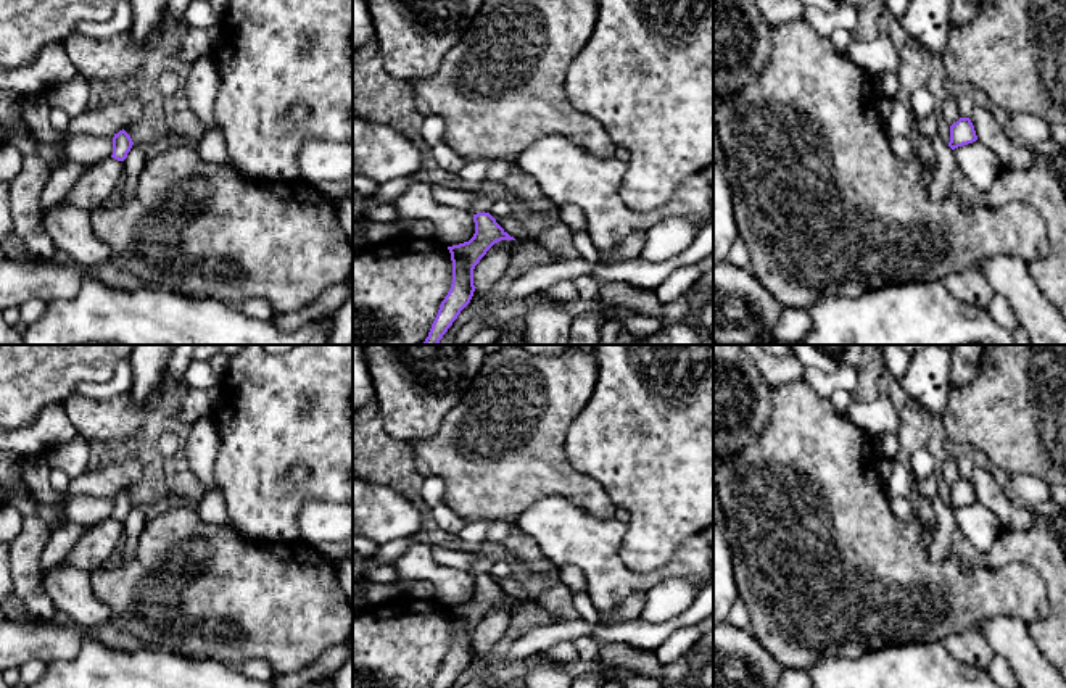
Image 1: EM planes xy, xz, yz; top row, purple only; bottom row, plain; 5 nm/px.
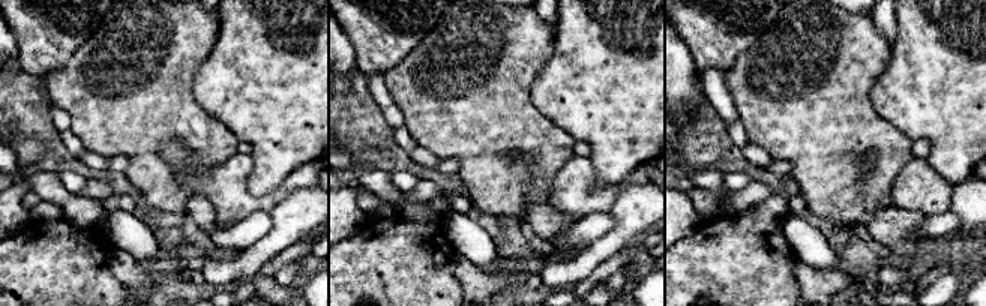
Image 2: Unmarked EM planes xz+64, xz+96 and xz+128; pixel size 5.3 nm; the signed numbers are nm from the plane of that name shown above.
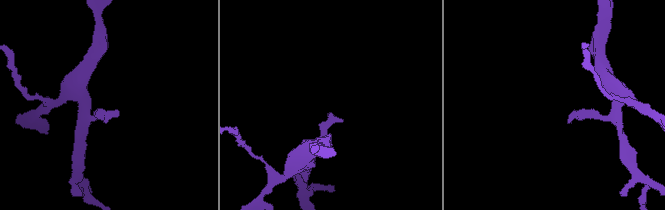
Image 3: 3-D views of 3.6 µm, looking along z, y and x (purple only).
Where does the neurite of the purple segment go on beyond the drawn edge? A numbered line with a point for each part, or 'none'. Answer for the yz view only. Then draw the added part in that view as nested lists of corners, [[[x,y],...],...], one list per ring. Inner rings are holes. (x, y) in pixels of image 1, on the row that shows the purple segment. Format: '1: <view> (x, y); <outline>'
none

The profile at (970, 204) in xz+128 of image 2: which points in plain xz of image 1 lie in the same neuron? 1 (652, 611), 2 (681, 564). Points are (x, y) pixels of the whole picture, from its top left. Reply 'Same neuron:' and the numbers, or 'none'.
Same neuron: 1

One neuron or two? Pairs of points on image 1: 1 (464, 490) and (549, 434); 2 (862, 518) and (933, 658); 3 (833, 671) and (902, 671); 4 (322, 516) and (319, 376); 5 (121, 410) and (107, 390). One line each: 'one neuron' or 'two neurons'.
1: one neuron
2: two neurons
3: one neuron
4: two neurons
5: two neurons

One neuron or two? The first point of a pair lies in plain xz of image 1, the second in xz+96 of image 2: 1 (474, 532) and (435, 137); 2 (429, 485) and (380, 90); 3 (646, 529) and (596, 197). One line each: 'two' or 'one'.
1: two
2: one
3: two

